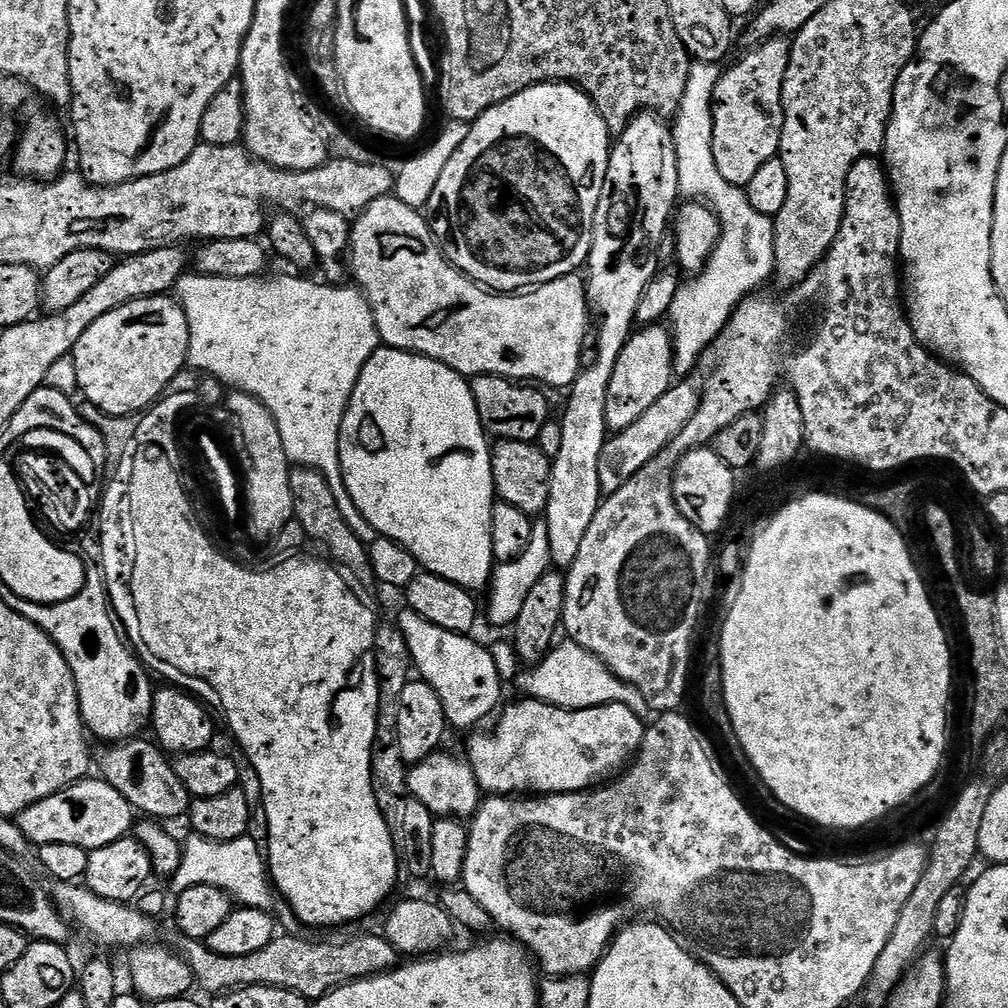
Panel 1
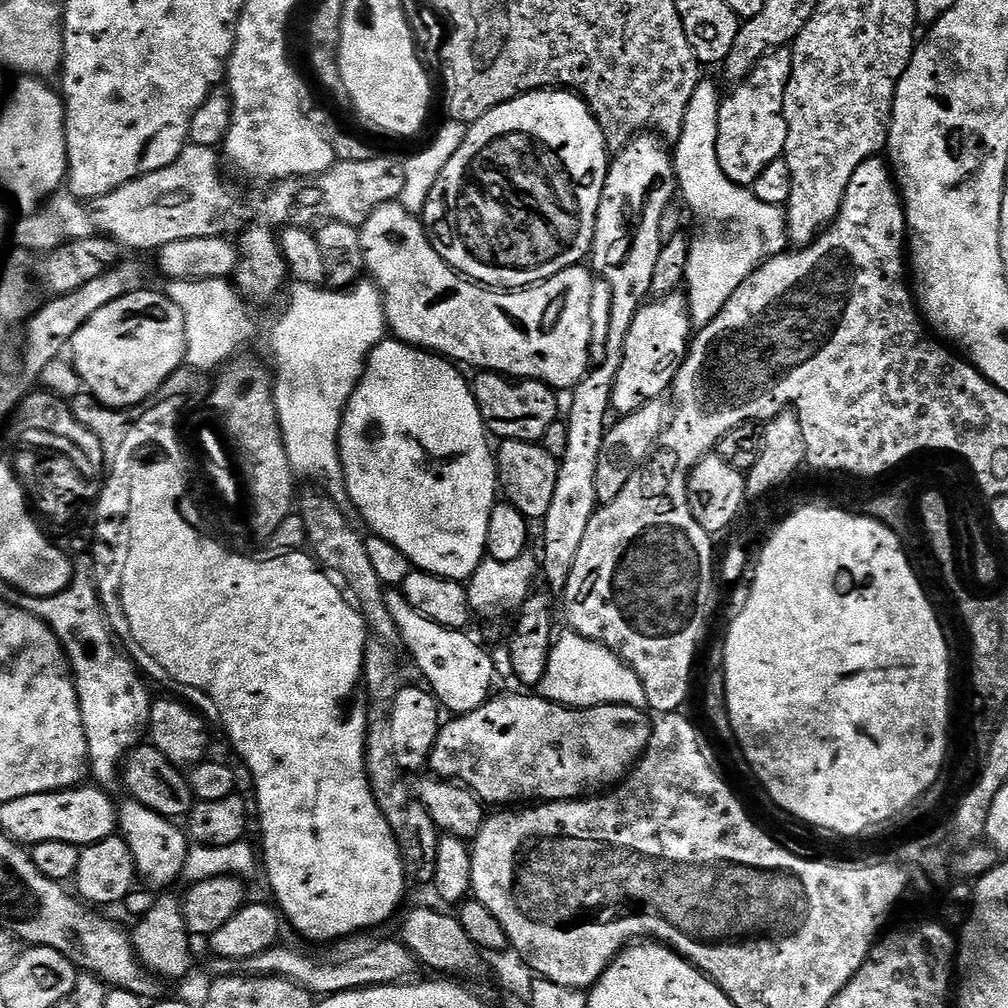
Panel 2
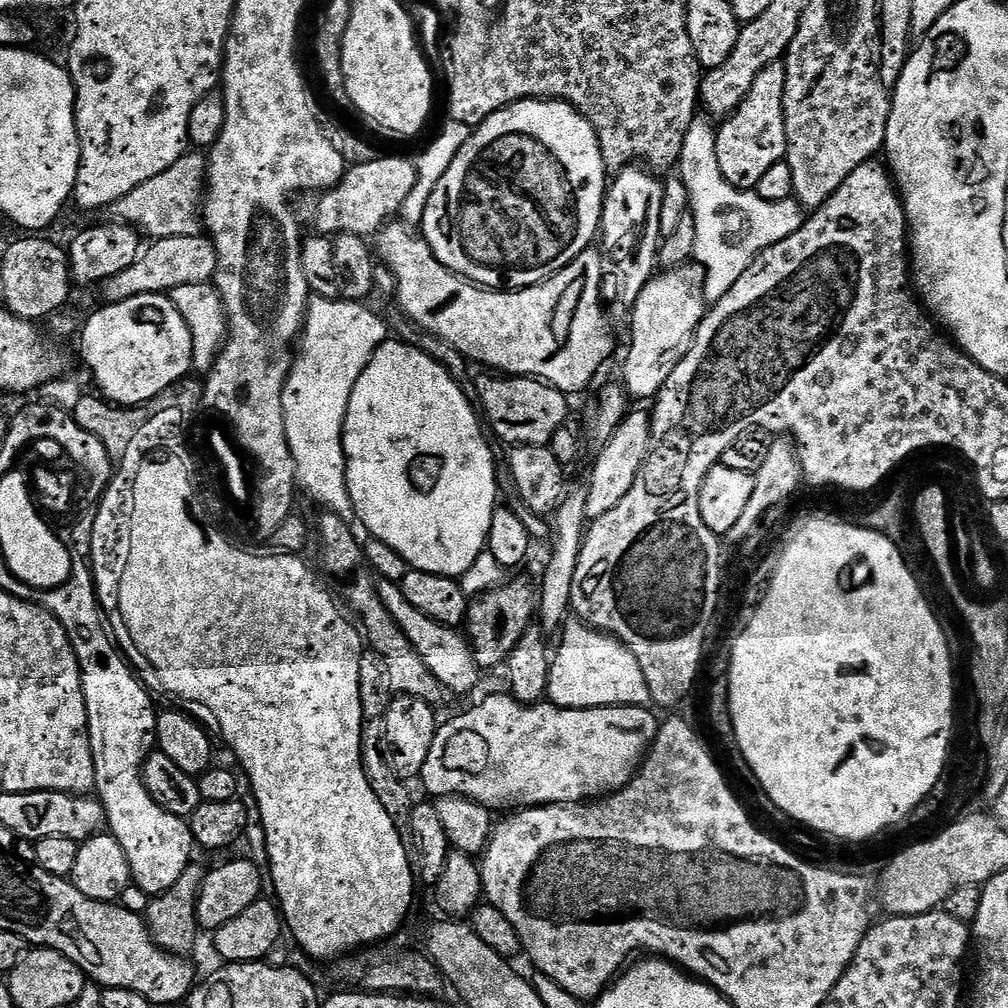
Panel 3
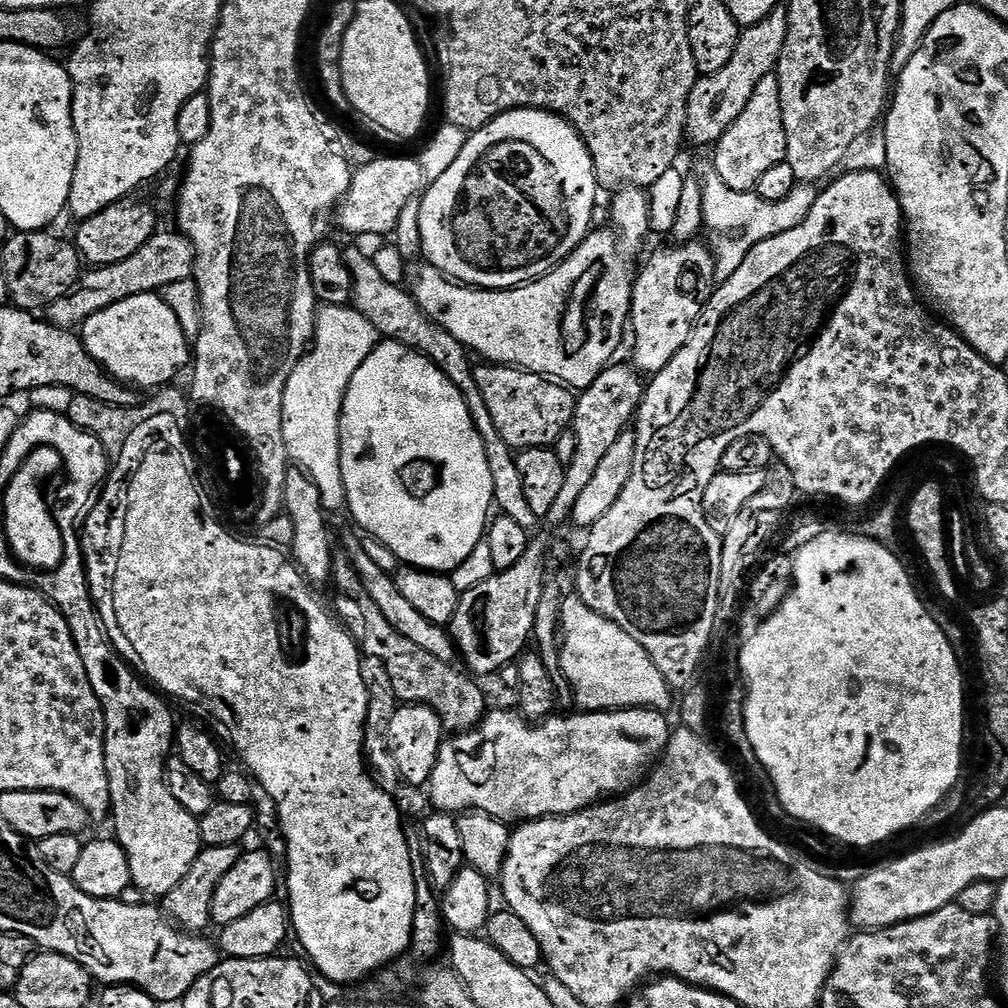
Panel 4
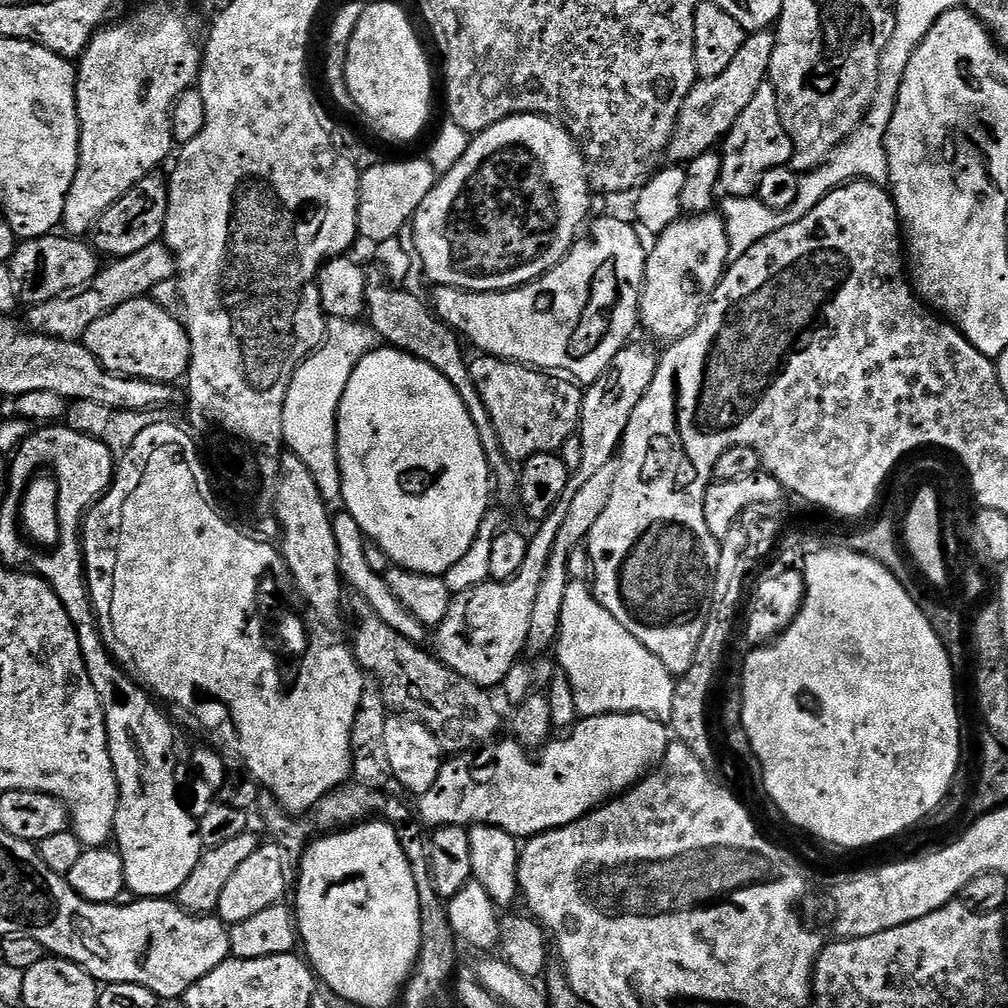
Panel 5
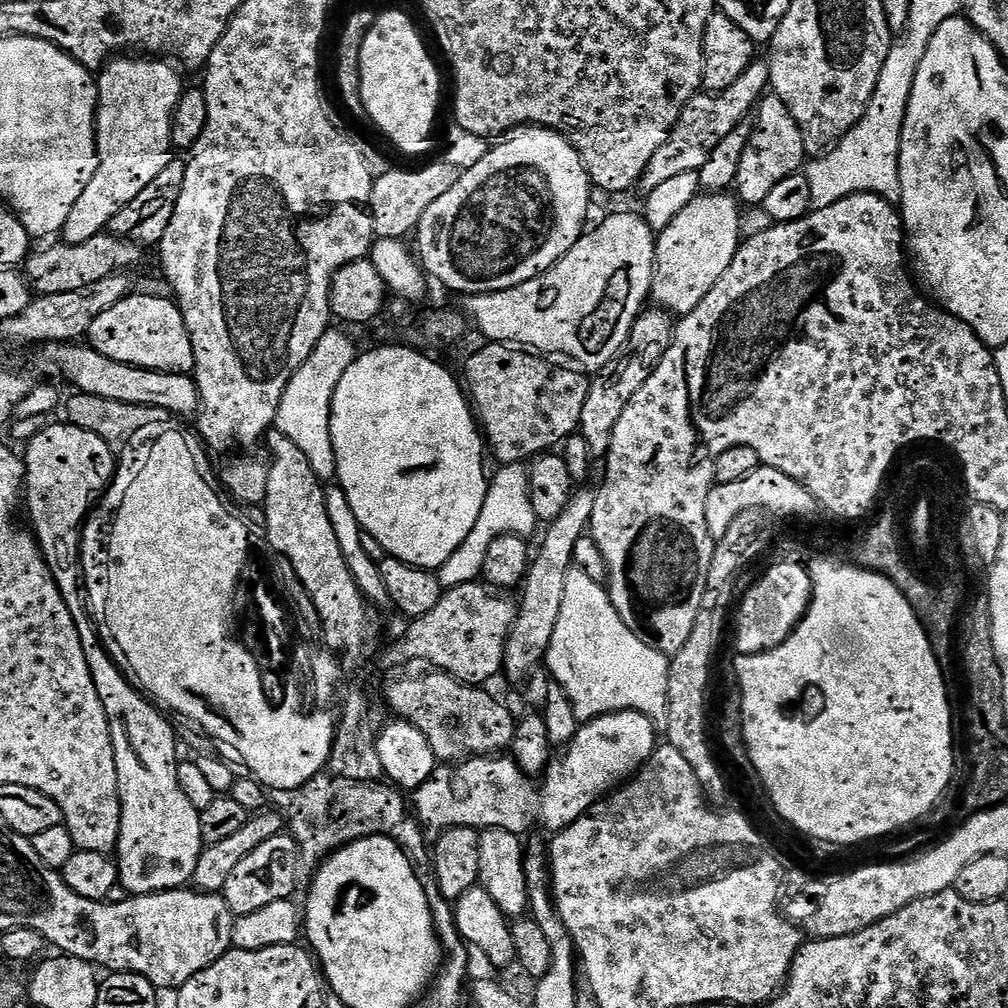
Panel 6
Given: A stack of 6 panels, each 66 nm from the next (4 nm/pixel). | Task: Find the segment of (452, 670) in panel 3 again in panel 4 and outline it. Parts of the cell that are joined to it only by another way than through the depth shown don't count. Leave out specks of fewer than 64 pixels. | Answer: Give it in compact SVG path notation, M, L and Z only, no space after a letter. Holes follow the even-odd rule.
M359 535L346 537L344 548L343 551L348 560L356 567L362 578L362 586L366 590L366 594L370 594L370 598L374 598L374 603L377 604L378 610L382 610L386 622L390 622L390 626L394 626L394 630L398 630L398 634L410 638L410 642L414 642L414 646L422 646L422 650L426 650L426 654L434 654L434 658L439 660L455 661L458 653L452 642L449 629L445 625L435 624L422 618L422 614L418 614L418 610L414 610L414 605L406 598L402 598L402 593L398 590L393 573L380 569L371 560L370 554L366 554L361 537Z

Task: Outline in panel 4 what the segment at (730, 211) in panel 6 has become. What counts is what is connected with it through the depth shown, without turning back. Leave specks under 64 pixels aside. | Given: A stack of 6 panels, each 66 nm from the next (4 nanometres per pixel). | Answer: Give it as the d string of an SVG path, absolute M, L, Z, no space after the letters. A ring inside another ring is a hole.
M693 242L671 247L654 253L645 262L644 269L634 276L630 336L636 339L636 345L632 348L631 363L641 374L662 371L674 354L686 346L717 283L716 257L707 243Z

